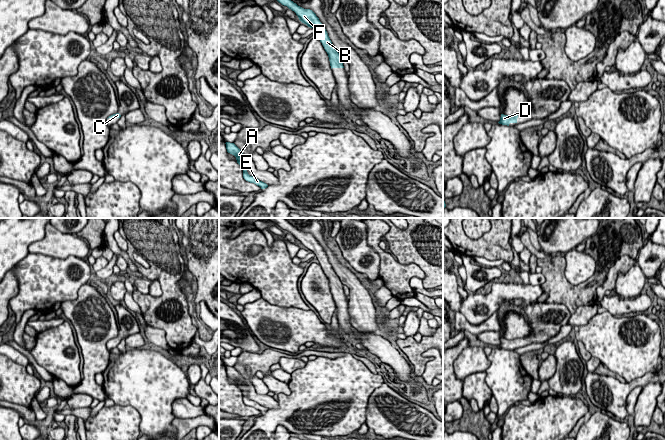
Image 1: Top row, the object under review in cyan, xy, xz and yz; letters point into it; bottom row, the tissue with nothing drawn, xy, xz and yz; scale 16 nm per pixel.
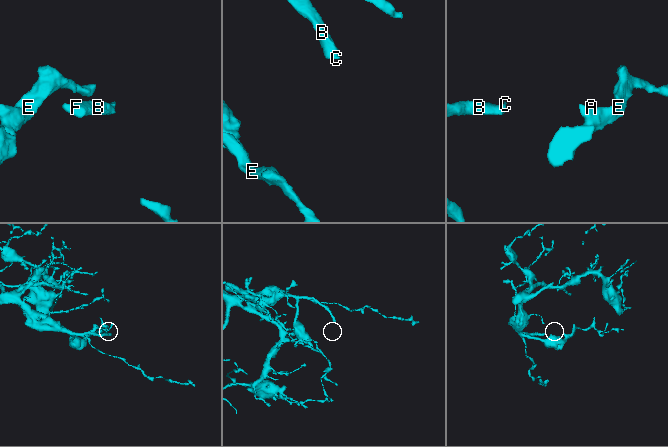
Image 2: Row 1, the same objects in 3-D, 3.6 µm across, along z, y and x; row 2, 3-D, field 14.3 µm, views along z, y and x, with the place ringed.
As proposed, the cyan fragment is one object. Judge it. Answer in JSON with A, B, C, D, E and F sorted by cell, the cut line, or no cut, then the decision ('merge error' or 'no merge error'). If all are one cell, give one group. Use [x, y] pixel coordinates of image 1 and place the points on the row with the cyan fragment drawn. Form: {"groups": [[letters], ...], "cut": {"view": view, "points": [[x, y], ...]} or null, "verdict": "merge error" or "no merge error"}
{"groups": [["A", "B", "C", "D", "E", "F"]], "cut": null, "verdict": "no merge error"}

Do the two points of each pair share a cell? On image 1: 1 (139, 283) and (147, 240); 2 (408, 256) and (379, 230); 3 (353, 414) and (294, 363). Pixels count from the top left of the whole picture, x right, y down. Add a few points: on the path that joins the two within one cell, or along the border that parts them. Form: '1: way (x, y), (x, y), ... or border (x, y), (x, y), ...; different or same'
1: border (143, 276), (152, 281); different
2: border (390, 228), (382, 238); different
3: border (306, 362), (302, 367), (290, 373); different

